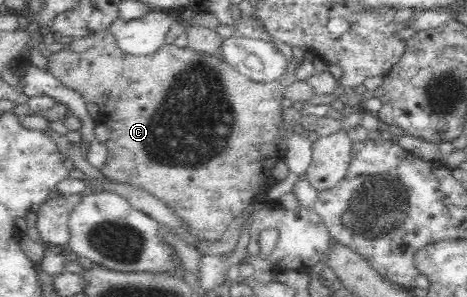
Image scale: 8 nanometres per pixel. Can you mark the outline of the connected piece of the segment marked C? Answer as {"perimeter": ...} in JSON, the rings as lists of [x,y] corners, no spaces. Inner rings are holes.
{"perimeter":[[[109,28],[100,29],[85,35],[85,37],[75,38],[67,47],[62,47],[61,51],[55,51],[47,55],[47,69],[63,84],[65,87],[76,91],[85,99],[86,102],[93,102],[99,106],[98,122],[103,123],[110,130],[110,137],[104,143],[106,147],[106,160],[100,167],[100,172],[107,180],[115,180],[126,184],[131,184],[137,188],[143,188],[159,200],[165,202],[169,208],[175,210],[175,213],[181,216],[187,224],[197,228],[199,236],[204,240],[218,240],[227,229],[228,225],[239,217],[249,205],[255,204],[263,199],[265,187],[273,177],[253,177],[253,167],[251,163],[255,161],[265,161],[267,157],[275,157],[275,143],[282,144],[282,133],[285,129],[285,123],[282,119],[284,107],[282,100],[284,98],[284,89],[288,83],[293,83],[295,78],[295,67],[297,65],[295,57],[291,57],[291,63],[287,64],[287,71],[284,73],[283,80],[273,80],[270,82],[253,81],[251,78],[239,73],[231,64],[218,59],[216,56],[201,54],[192,51],[188,46],[179,47],[173,44],[165,44],[163,49],[158,50],[152,57],[144,55],[130,55],[124,53],[119,47],[115,33]]]}

